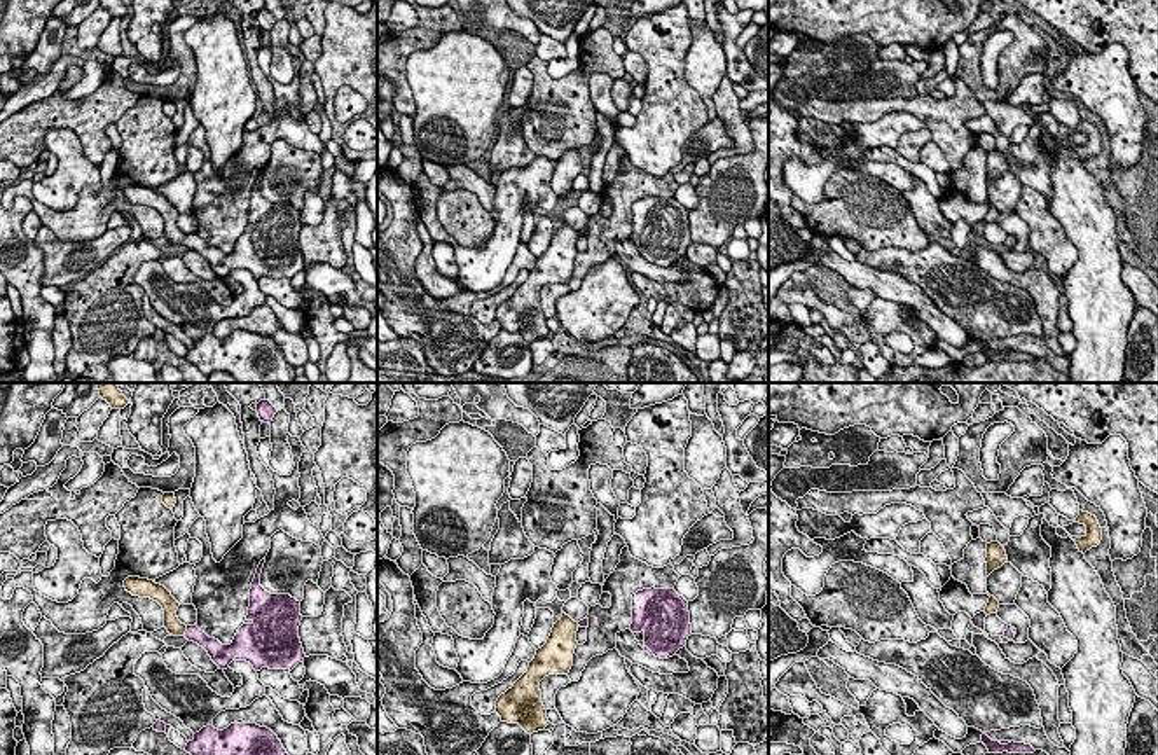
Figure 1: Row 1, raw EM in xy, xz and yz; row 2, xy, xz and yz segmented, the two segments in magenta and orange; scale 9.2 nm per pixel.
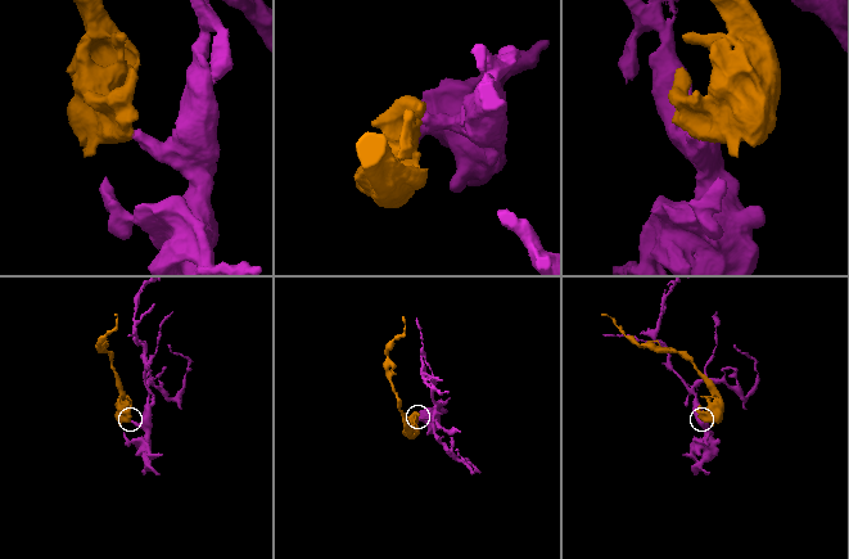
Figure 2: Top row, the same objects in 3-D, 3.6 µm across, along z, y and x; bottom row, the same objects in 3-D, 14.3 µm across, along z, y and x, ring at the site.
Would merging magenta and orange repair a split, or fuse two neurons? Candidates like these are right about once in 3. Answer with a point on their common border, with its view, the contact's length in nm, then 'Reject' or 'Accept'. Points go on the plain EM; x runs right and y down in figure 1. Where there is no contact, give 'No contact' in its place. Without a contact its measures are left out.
Touches magenta at xy (186, 240). Shared border 110 nm. Accept

